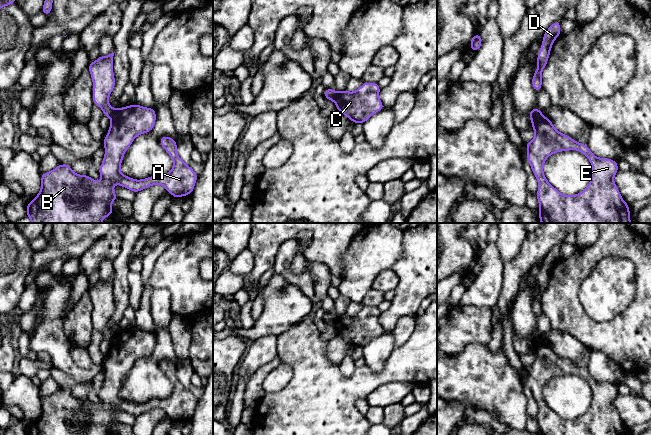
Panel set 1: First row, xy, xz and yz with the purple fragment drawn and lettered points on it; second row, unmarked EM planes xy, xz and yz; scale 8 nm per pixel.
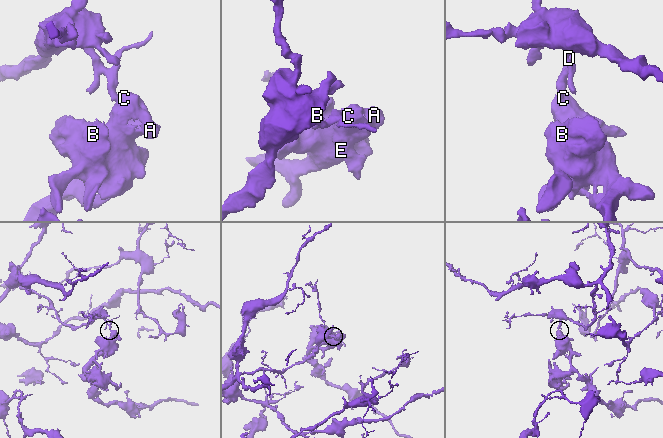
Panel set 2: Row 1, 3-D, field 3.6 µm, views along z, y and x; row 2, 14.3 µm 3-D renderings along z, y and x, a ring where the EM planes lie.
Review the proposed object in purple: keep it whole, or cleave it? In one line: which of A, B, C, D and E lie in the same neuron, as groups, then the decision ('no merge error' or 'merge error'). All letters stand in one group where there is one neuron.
A B C E / D; merge error

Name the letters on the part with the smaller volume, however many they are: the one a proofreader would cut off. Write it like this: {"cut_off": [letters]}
{"cut_off": ["A", "B", "C", "E"]}

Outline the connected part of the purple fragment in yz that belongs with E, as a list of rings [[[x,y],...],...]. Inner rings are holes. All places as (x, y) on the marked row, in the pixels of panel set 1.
[[[545,114],[537,115],[531,119],[531,122],[535,137],[524,146],[527,148],[527,160],[539,185],[536,196],[539,202],[538,216],[541,223],[631,223],[629,204],[622,199],[613,180],[619,171],[618,162],[596,157],[587,144],[579,143],[568,135],[557,131],[552,120],[547,119]],[[569,150],[578,150],[589,159],[592,175],[588,186],[583,191],[576,195],[566,196],[547,181],[543,165],[550,155]]]

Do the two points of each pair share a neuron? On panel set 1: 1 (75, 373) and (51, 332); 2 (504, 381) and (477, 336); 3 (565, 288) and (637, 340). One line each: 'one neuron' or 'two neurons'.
1: one neuron
2: two neurons
3: one neuron

